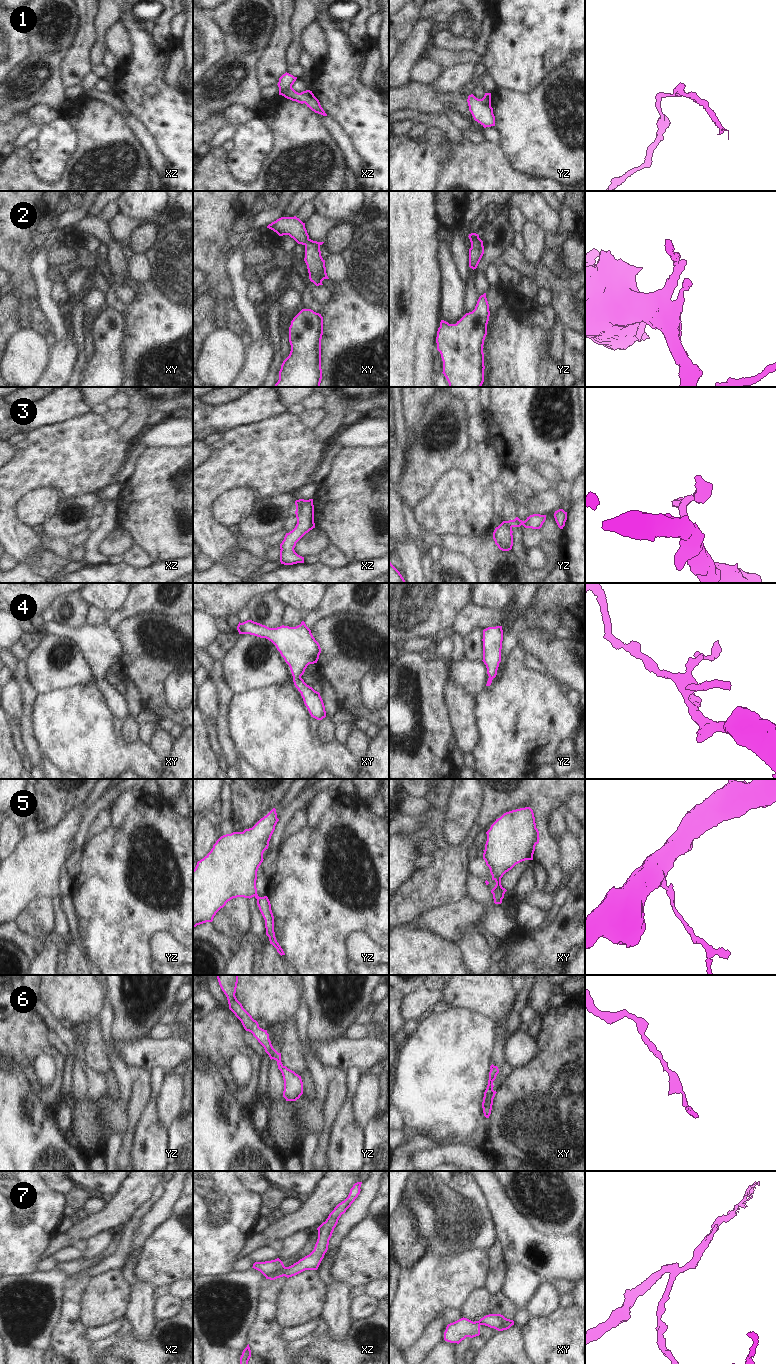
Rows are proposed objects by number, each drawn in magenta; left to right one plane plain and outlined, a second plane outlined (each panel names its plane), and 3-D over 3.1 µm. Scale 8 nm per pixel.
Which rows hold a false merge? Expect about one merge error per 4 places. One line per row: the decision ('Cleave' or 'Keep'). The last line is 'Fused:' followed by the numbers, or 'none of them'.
1: Cleave
2: Keep
3: Cleave
4: Keep
5: Keep
6: Keep
7: Cleave
Fused: 1, 3, 7

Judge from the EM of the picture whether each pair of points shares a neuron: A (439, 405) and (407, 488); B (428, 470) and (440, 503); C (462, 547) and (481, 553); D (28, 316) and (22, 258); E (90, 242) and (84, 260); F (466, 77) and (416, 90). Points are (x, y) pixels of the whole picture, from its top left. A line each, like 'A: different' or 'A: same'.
A: same
B: different
C: same
D: same
E: different
F: different

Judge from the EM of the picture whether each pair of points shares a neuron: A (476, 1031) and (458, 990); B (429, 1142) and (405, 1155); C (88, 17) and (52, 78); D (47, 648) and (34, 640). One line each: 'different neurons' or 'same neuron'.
A: different neurons
B: same neuron
C: different neurons
D: different neurons

